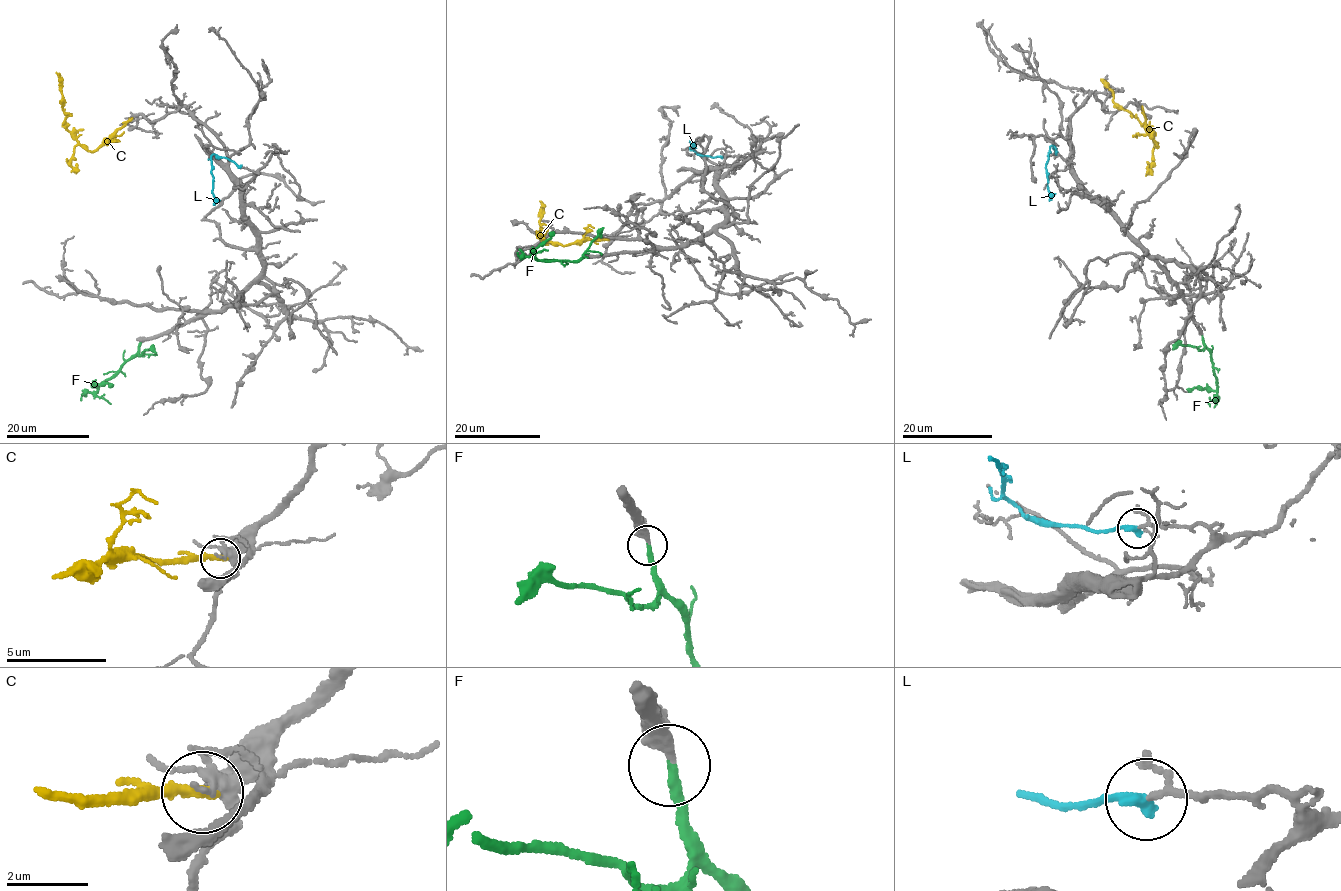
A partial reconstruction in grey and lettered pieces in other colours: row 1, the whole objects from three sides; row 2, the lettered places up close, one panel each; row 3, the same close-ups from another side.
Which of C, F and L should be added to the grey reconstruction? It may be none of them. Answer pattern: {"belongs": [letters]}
{"belongs": ["F", "L"]}

